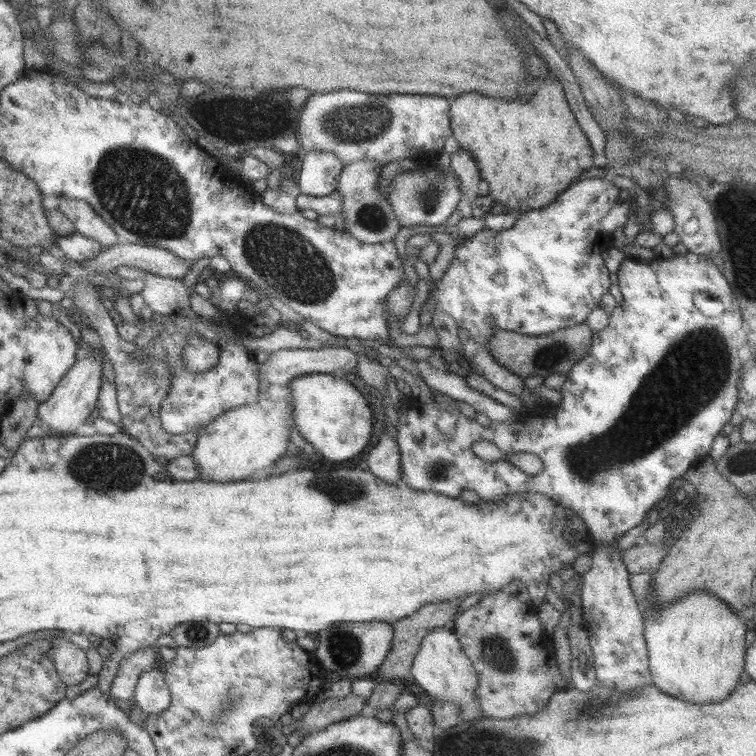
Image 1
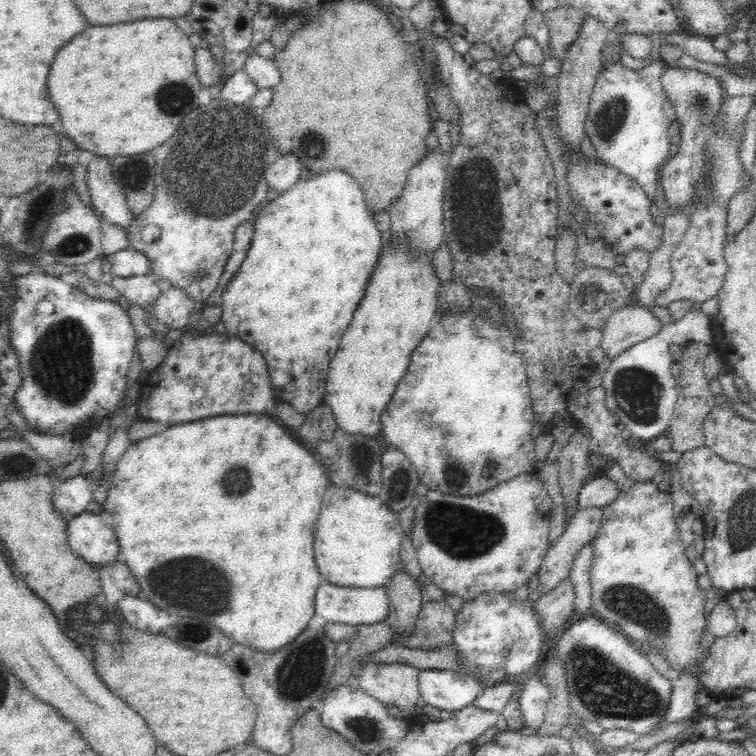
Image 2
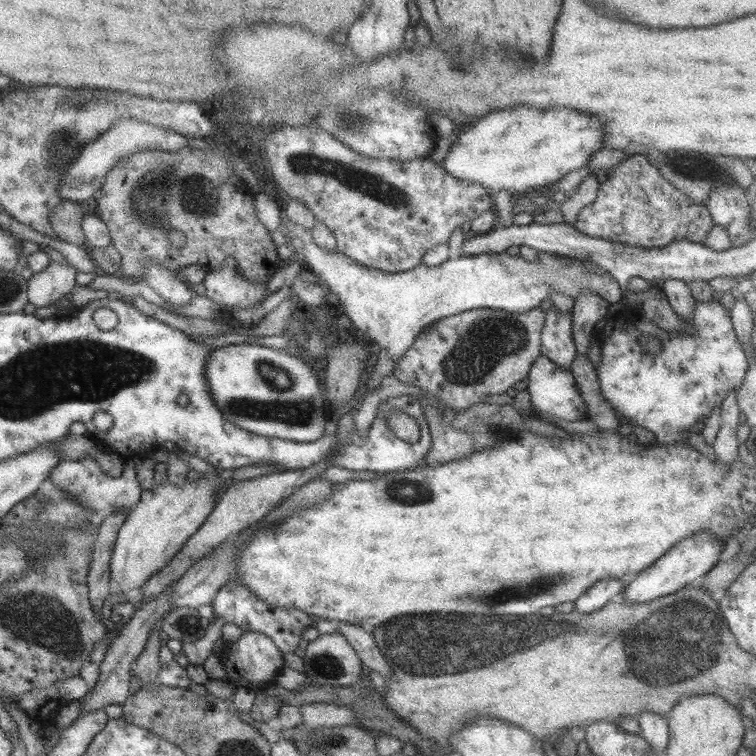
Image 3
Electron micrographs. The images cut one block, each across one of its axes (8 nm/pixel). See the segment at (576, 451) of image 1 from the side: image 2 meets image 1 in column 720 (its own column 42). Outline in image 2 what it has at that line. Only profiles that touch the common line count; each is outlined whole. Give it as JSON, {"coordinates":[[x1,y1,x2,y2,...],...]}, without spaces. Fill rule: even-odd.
{"coordinates":[[34,270,18,275,14,280,18,285,18,294,10,316,10,342,17,350,21,375,24,376,20,390,15,394,15,404,32,429,42,430,45,435,70,434,81,438,88,429,97,428,112,415,118,402,124,398,127,374,138,337,129,313,120,304,92,298,57,277],[38,300,50,302,54,310,46,316,38,314]]}

